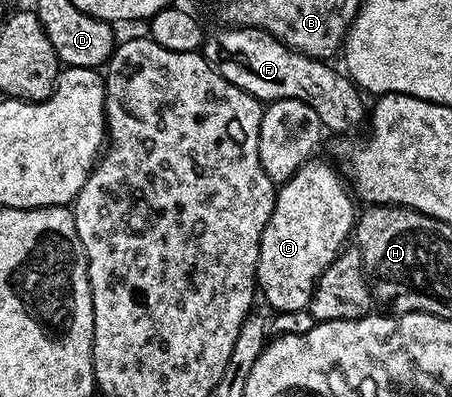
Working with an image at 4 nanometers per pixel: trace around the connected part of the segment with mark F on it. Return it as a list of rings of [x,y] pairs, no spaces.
[[[223,25],[220,28],[206,36],[201,52],[226,81],[267,105],[281,99],[308,103],[317,111],[322,126],[335,135],[355,135],[362,127],[364,130],[369,107],[363,104],[364,92],[355,86],[350,75],[334,71],[330,62],[292,51],[277,36],[259,27]]]

